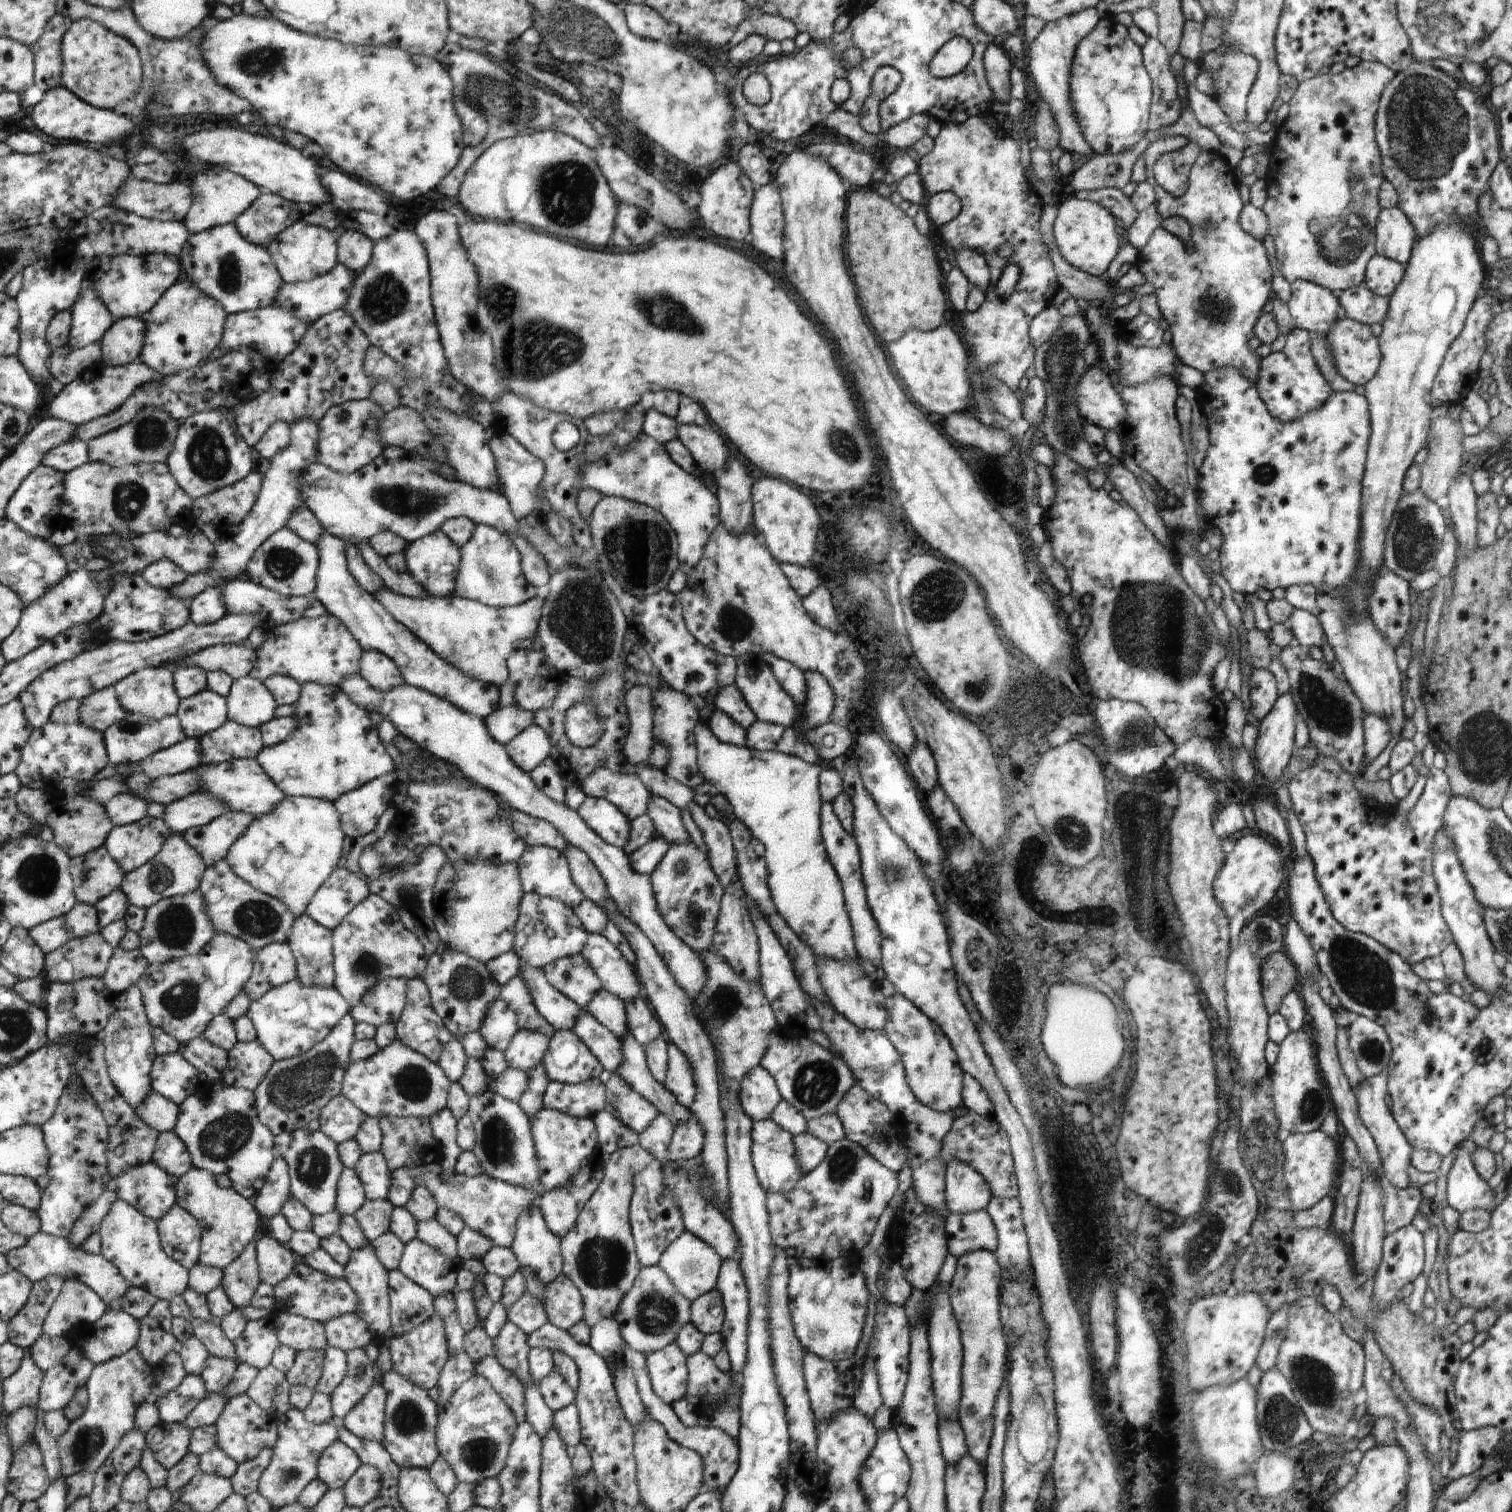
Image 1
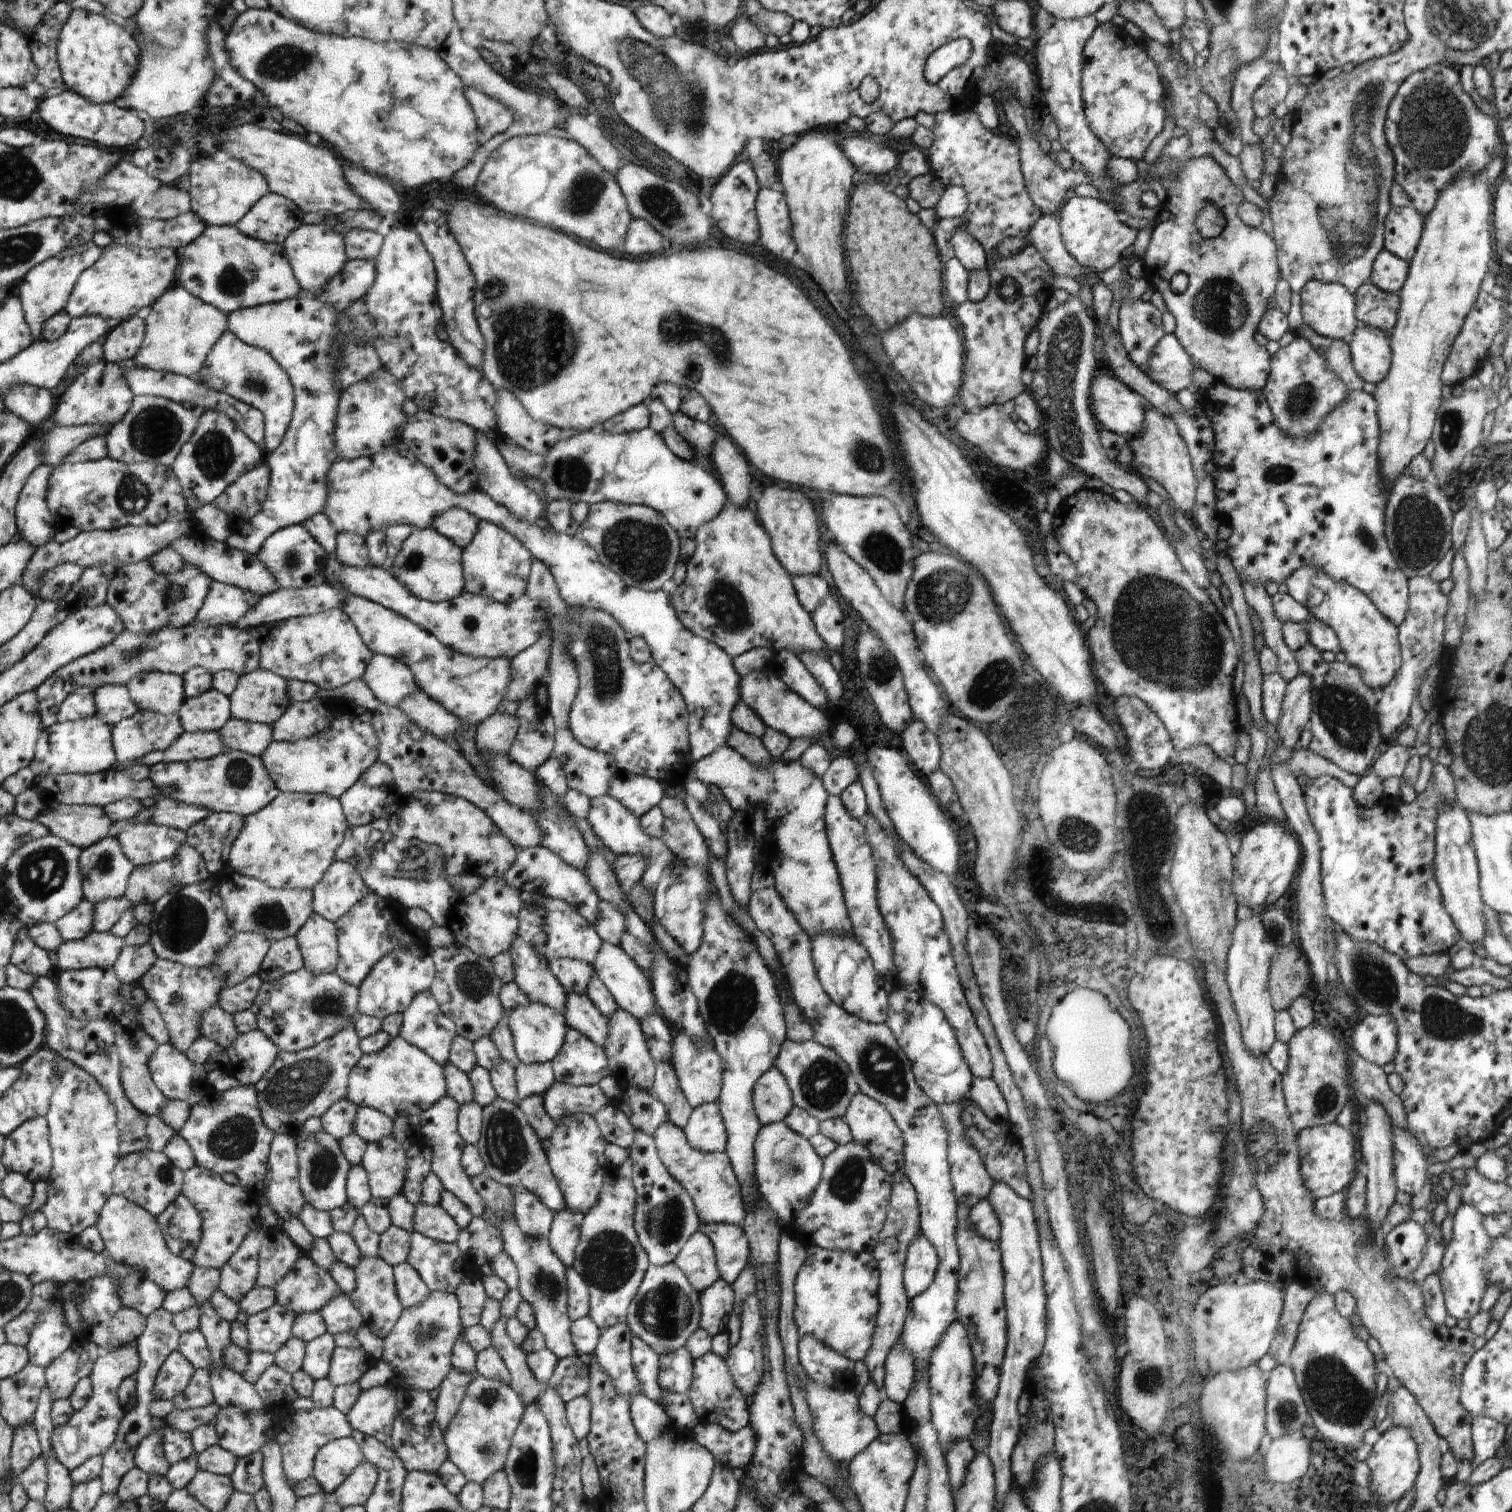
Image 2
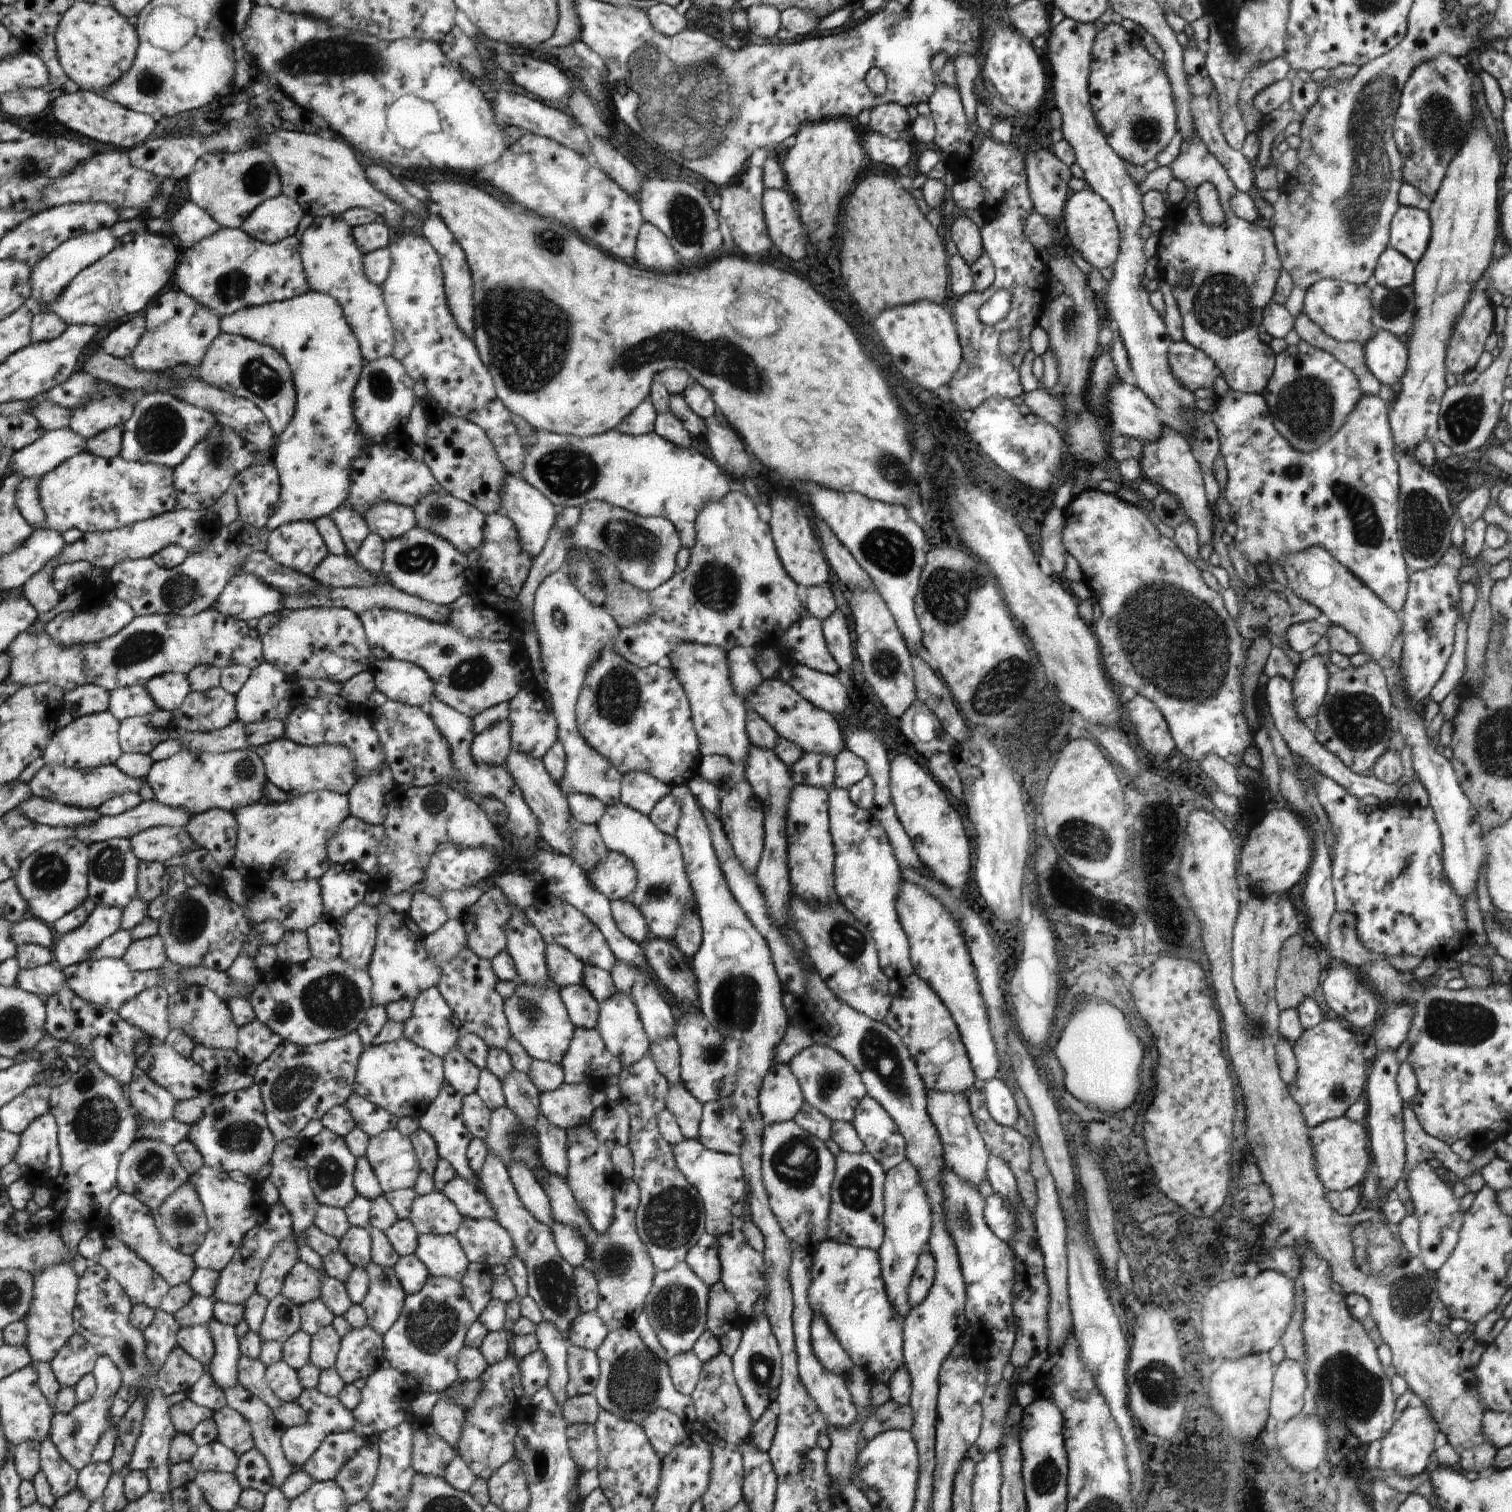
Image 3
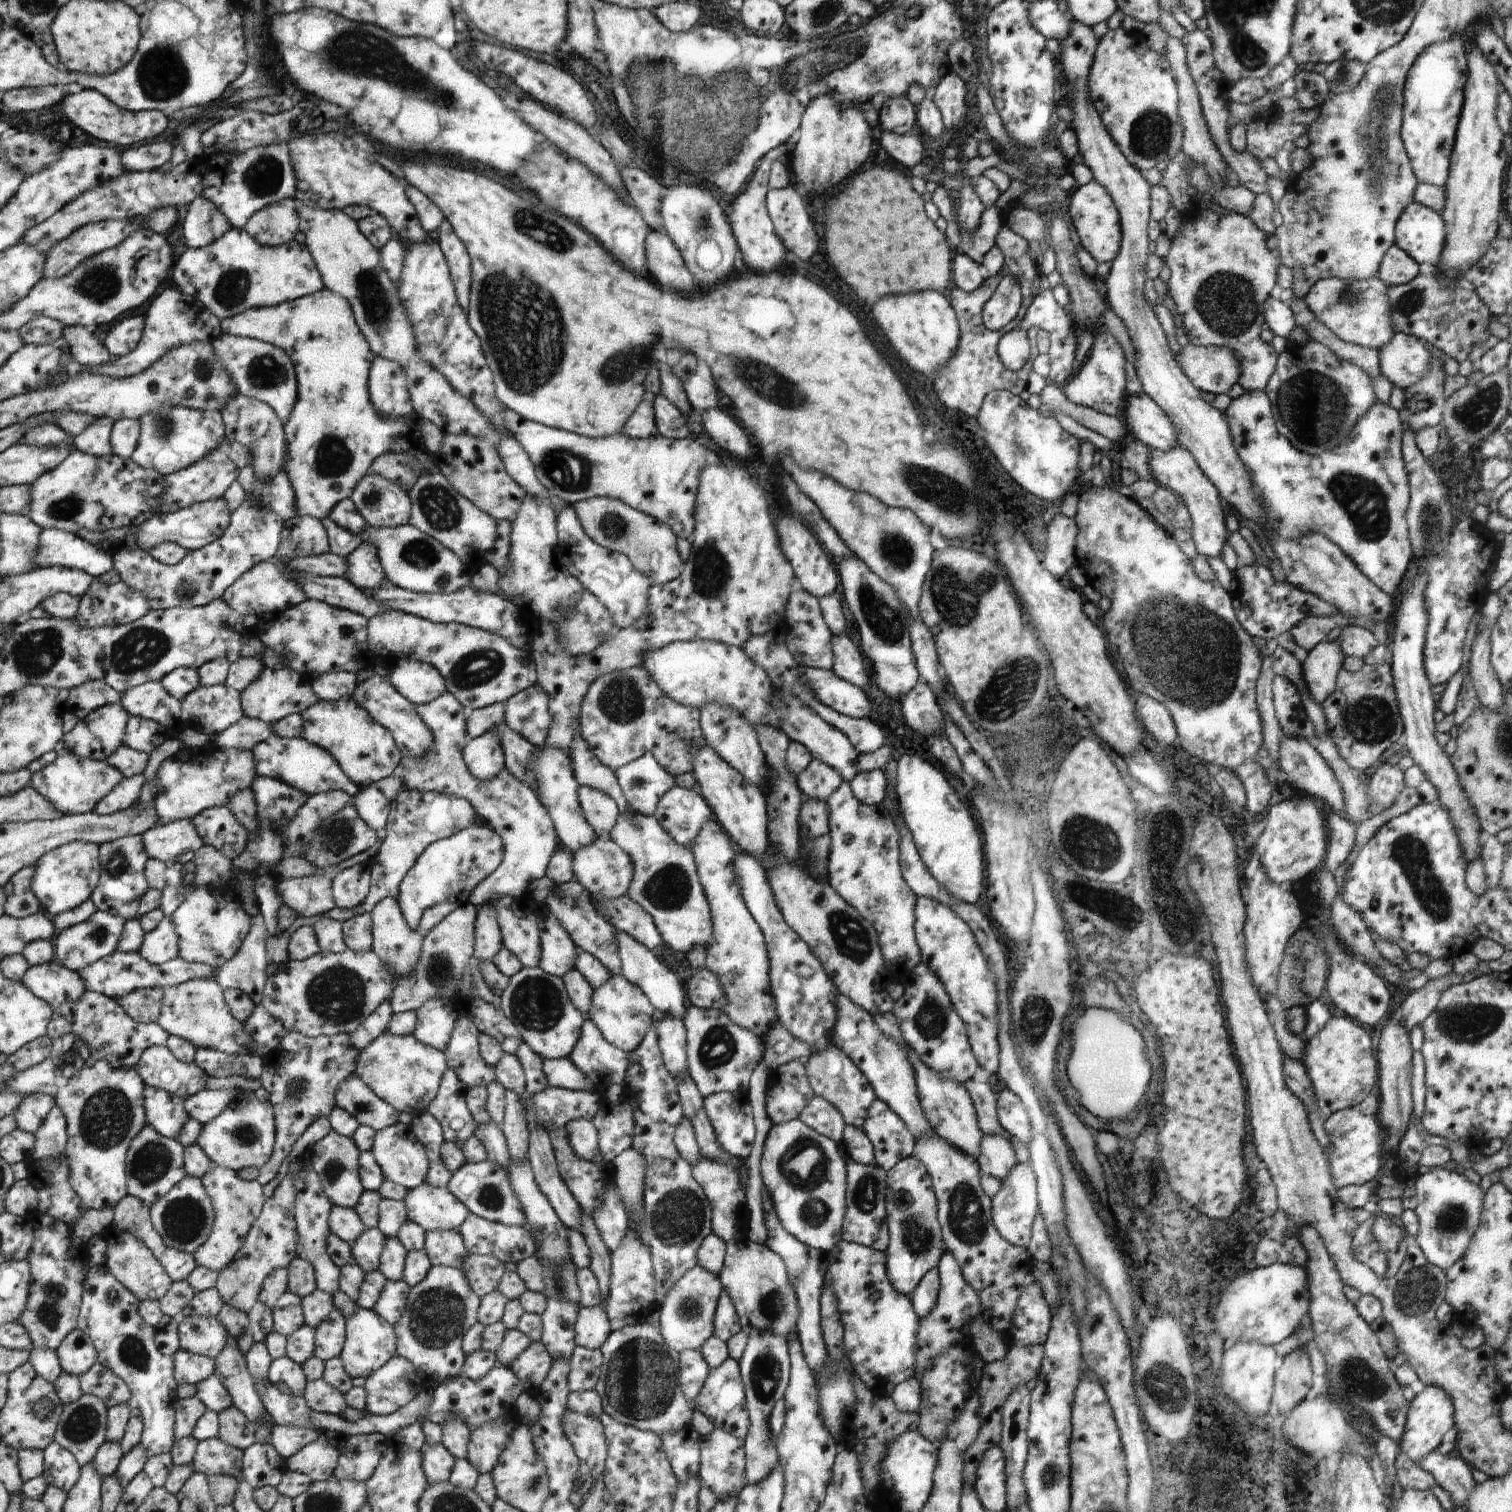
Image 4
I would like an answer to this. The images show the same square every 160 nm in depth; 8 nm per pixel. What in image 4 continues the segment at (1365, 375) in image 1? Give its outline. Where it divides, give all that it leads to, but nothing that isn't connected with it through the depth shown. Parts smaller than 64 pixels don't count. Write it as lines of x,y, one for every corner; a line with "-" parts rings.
1395,332
1390,342
1378,351
1383,376
1403,391
1429,373
1432,354
1428,351
1428,345
1414,335

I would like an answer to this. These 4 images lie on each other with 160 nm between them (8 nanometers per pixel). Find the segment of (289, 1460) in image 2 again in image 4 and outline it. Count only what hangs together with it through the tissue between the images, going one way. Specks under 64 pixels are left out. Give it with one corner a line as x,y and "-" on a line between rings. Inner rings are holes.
323,1378
309,1381
305,1386
304,1400
310,1410
319,1413
340,1415
347,1407
345,1396
-
275,1426
271,1434
271,1445
287,1460
308,1443
318,1440
321,1434
322,1430
316,1428

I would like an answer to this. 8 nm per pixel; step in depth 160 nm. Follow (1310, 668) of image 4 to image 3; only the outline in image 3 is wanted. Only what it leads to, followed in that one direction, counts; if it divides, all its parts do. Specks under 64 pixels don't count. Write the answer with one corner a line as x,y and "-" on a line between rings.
1320,655
1301,661
1291,678
1295,712
1303,722
1314,717
1327,695
1329,672

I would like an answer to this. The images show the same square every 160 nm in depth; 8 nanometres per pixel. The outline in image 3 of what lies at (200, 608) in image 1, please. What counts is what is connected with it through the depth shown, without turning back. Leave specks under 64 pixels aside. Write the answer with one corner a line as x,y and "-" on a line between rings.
238,574
224,587
212,608
248,622
283,610
285,604
282,592
267,585
260,577

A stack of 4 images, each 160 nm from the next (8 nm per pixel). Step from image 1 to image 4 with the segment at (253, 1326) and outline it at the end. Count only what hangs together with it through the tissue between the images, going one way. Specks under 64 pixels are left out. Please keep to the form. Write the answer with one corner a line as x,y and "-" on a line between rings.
289,1290
281,1296
276,1306
272,1307
273,1331
290,1336
305,1324
301,1298

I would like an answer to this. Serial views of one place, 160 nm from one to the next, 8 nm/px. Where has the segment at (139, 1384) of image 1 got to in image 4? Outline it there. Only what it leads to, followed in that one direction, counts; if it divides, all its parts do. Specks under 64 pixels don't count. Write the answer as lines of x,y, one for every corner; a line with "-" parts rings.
83,1394
78,1400
64,1406
58,1423
58,1444
73,1453
81,1466
92,1463
105,1444
107,1424
108,1404
97,1396

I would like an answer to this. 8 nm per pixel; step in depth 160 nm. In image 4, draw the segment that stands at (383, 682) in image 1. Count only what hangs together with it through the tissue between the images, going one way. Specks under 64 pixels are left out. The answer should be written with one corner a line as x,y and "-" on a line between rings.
402,660
391,668
386,679
413,705
432,702
447,691
439,670
420,661

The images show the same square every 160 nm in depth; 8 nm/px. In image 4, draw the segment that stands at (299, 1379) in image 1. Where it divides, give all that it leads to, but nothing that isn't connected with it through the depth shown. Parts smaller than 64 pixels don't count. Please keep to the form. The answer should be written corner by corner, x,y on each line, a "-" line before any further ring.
334,1308
328,1318
315,1328
314,1356
326,1362
328,1359
338,1357
346,1340
346,1324
348,1320
342,1313

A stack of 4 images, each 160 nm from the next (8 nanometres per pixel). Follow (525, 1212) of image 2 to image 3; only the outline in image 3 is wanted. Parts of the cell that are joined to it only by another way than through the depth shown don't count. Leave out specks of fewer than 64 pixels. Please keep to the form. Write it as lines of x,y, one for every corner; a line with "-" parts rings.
513,1161
508,1165
510,1180
516,1189
517,1195
521,1198
522,1204
530,1214
542,1224
551,1226
554,1222
551,1206
535,1174
525,1165

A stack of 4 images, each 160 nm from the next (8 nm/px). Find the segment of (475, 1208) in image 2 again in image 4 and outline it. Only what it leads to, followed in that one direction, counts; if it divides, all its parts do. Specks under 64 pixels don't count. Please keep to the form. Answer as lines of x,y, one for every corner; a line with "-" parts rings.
447,1070
441,1080
436,1098
429,1104
429,1113
441,1124
444,1141
453,1142
463,1148
463,1144
474,1135
477,1124
474,1122
468,1107
468,1088
454,1071

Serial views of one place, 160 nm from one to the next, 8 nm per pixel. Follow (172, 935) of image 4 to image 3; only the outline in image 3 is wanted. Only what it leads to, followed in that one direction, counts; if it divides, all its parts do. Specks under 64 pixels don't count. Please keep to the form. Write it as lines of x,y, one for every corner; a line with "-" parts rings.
160,935
132,942
122,960
132,971
151,971
162,968
168,960

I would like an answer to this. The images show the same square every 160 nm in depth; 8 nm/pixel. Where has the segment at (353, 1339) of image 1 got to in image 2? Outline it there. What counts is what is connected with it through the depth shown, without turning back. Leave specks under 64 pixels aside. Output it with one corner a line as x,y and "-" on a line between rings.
342,1294
334,1297
325,1307
321,1308
320,1313
325,1320
327,1332
332,1336
342,1333
355,1336
360,1325
364,1324
361,1311
354,1306
349,1295

